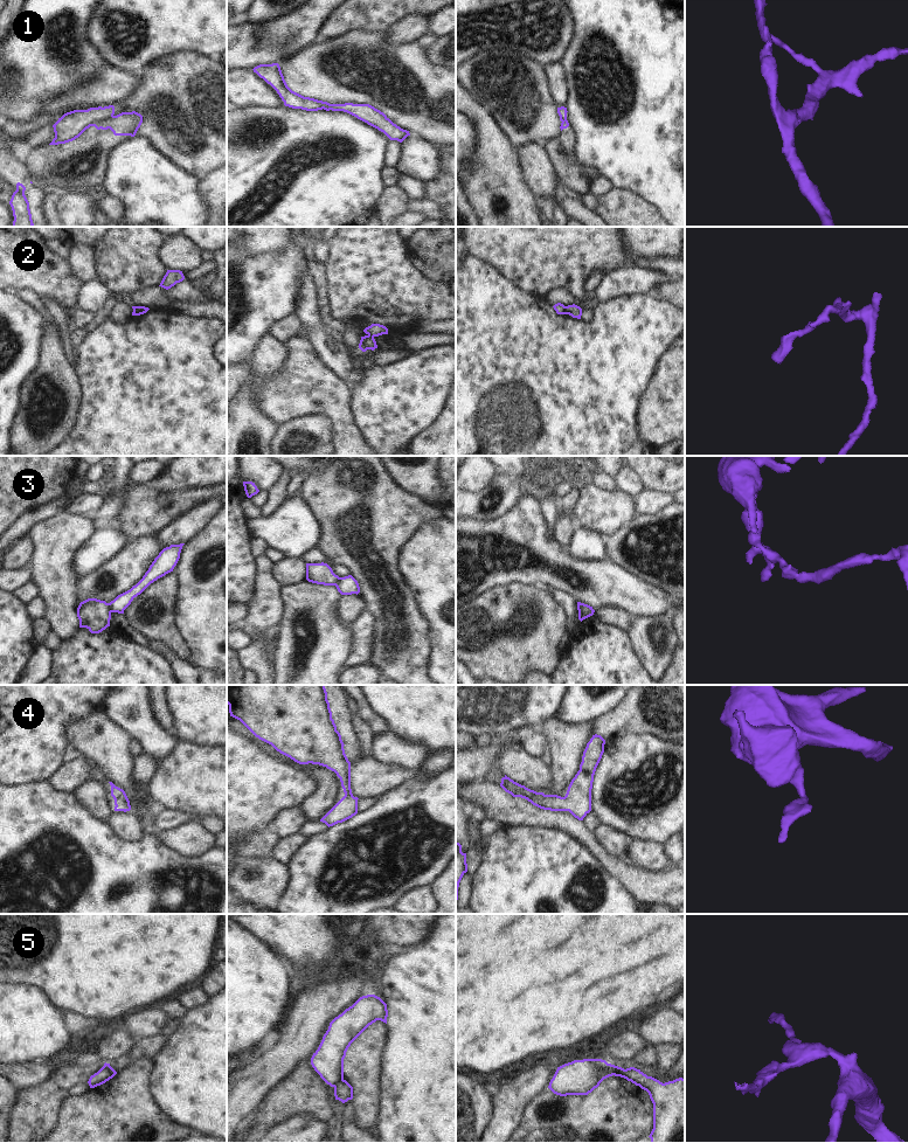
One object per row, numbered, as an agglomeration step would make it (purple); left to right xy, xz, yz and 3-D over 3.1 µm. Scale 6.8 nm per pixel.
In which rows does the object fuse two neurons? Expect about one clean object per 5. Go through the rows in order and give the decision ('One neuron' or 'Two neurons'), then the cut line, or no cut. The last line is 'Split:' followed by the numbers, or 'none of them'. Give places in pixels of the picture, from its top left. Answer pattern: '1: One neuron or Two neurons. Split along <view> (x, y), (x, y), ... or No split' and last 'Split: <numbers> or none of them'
1: Two neurons. Split along xy (112, 115), (94, 125)
2: Two neurons. Split along yz (565, 306), (566, 313)
3: Two neurons. Split along xy (109, 603), (111, 611)
4: One neuron. No split
5: Two neurons. Split along xz (342, 1079), (333, 1086)
Split: 1, 2, 3, 5.

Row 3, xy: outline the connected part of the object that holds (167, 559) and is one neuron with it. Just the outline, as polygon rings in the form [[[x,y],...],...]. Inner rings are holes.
[[[171,545],[164,548],[137,584],[110,602],[110,611],[124,614],[124,610],[131,604],[133,598],[140,595],[151,583],[173,572],[180,559],[183,545]]]

